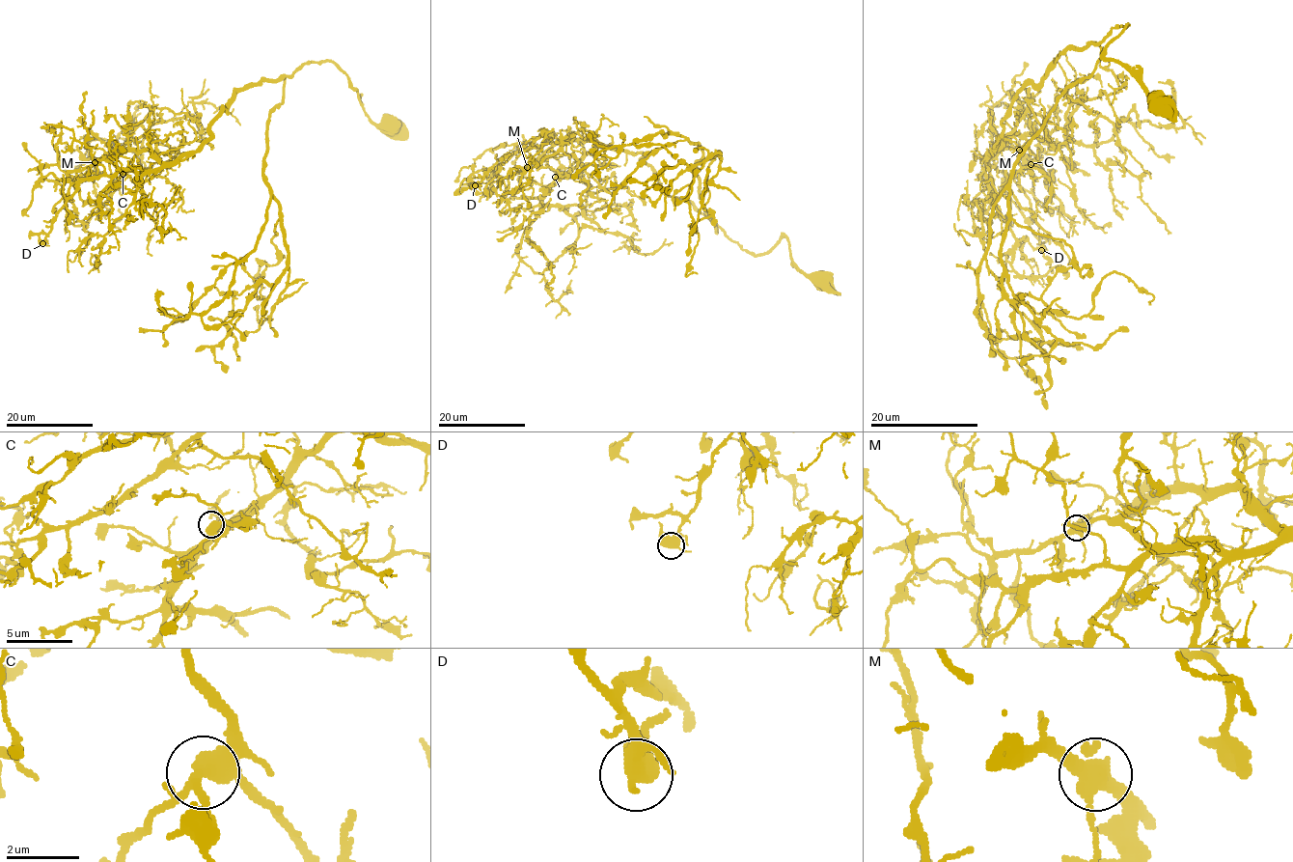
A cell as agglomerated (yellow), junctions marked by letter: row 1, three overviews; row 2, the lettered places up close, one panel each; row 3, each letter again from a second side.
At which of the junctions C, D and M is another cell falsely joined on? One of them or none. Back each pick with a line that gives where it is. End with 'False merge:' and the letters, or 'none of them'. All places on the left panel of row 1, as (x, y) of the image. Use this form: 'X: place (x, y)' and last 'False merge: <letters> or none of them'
False merge: none of them

